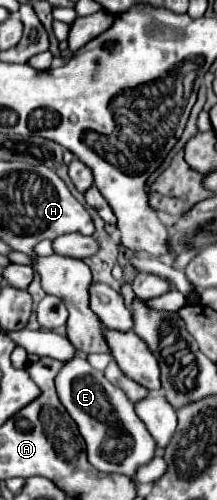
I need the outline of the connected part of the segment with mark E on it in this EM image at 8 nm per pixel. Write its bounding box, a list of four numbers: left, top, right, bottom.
[55,356,155,478]

